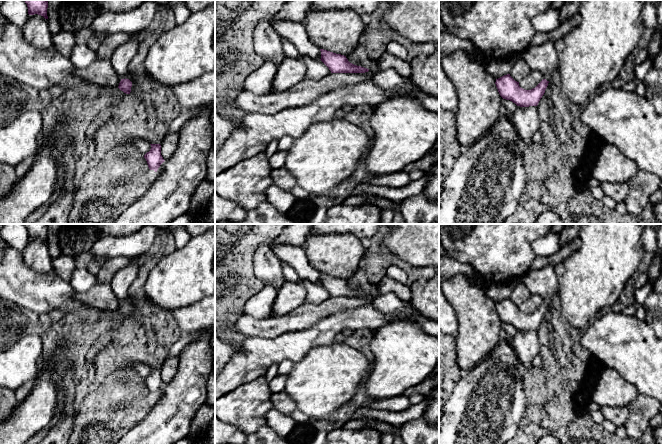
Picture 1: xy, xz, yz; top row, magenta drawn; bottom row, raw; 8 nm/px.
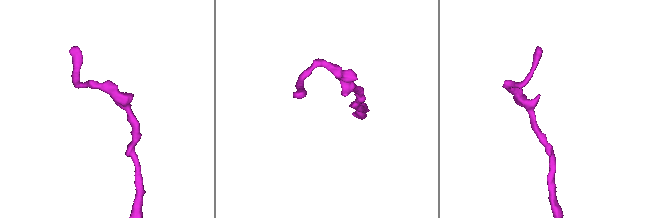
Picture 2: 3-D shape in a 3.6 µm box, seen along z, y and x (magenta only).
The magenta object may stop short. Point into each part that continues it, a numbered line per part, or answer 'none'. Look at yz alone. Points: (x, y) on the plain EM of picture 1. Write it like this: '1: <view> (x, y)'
1: yz (543, 282)

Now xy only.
1: xy (122, 280)

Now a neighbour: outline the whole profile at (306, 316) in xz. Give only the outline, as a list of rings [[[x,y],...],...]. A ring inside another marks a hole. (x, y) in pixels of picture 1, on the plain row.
[[[373,294],[365,297],[330,297],[323,303],[305,303],[284,316],[262,320],[242,314],[233,324],[233,328],[247,338],[276,337],[285,332],[308,329],[336,312],[371,304],[375,297]]]

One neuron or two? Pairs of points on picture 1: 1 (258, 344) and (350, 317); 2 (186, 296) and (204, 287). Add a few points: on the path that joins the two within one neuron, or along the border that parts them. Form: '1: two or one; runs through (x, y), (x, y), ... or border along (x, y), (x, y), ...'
1: one; runs through (281, 344), (298, 344), (327, 330)
2: one; runs through (190, 292), (195, 287), (200, 287)

